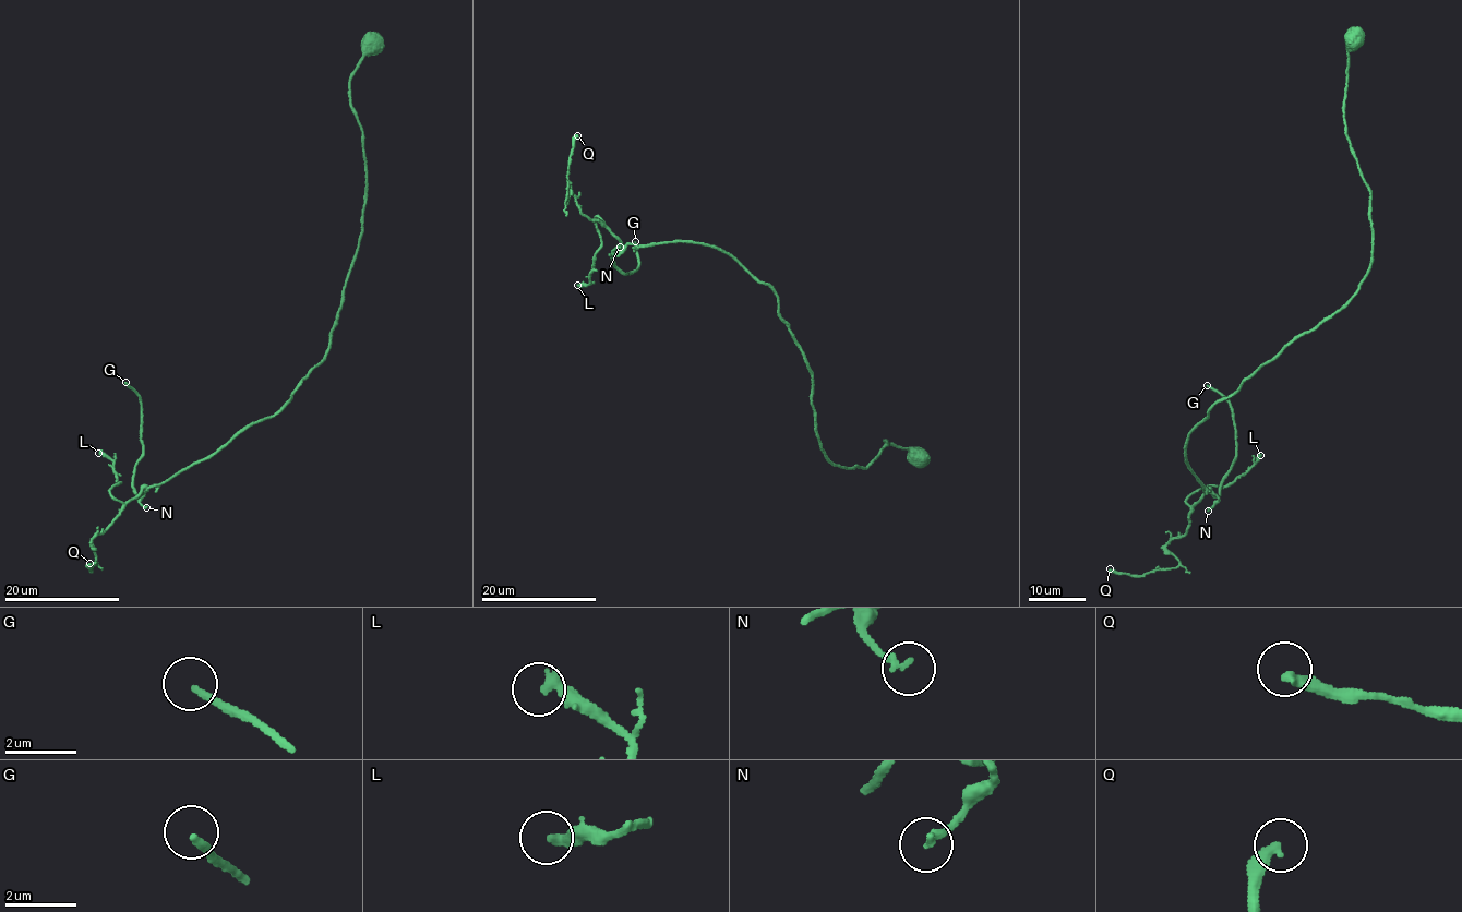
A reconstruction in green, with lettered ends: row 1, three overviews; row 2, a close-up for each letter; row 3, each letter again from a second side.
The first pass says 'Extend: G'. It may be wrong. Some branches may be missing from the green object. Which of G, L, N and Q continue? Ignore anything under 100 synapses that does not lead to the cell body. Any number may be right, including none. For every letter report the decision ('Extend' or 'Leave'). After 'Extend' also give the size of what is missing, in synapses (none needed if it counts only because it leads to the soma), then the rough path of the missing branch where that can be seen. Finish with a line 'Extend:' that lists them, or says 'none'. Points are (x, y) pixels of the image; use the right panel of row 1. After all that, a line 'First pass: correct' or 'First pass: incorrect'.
G: Extend. Roughly 160 synapses. Course of what is missing: (1207, 385), (1169, 326), (1169, 287), (1150, 255), (1123, 236), (1083, 226), (1069, 276), (1085, 271)
L: Leave
N: Leave
Q: Leave
Extend: G
First pass: correct

